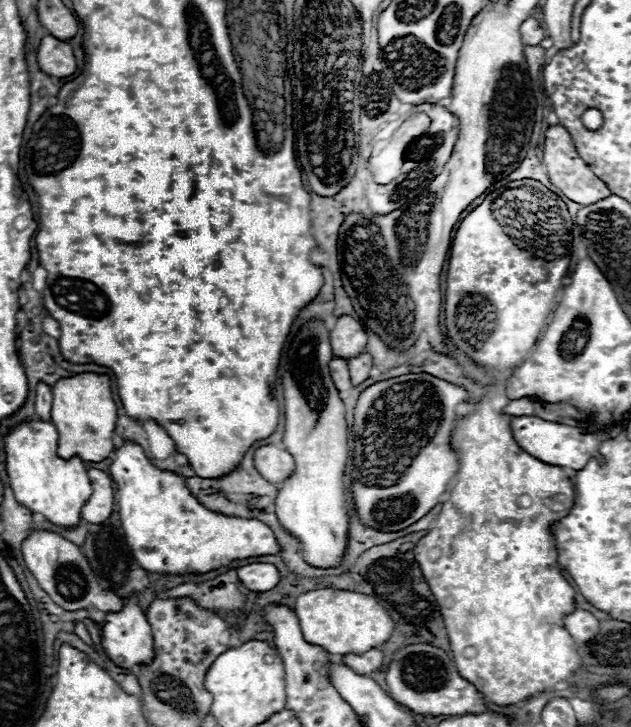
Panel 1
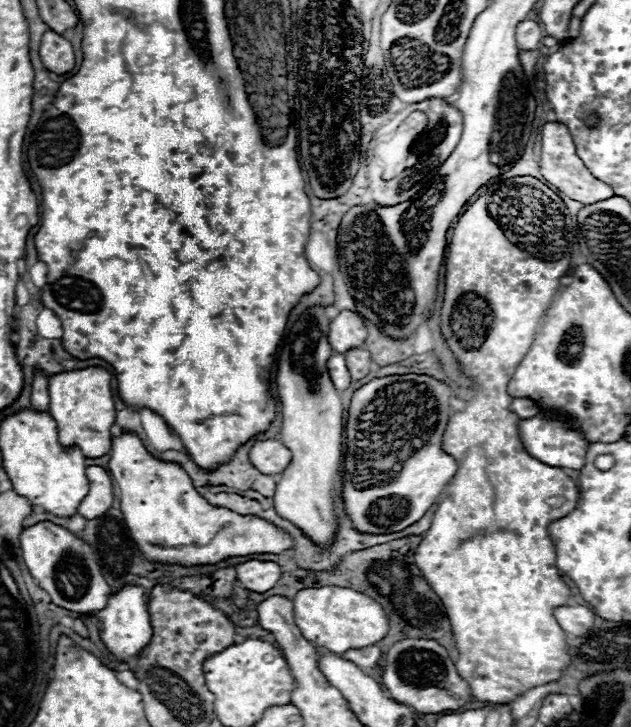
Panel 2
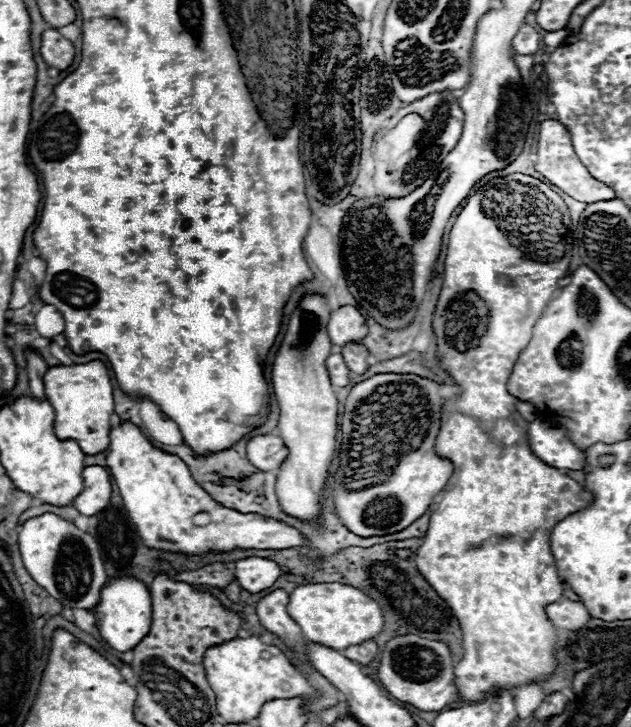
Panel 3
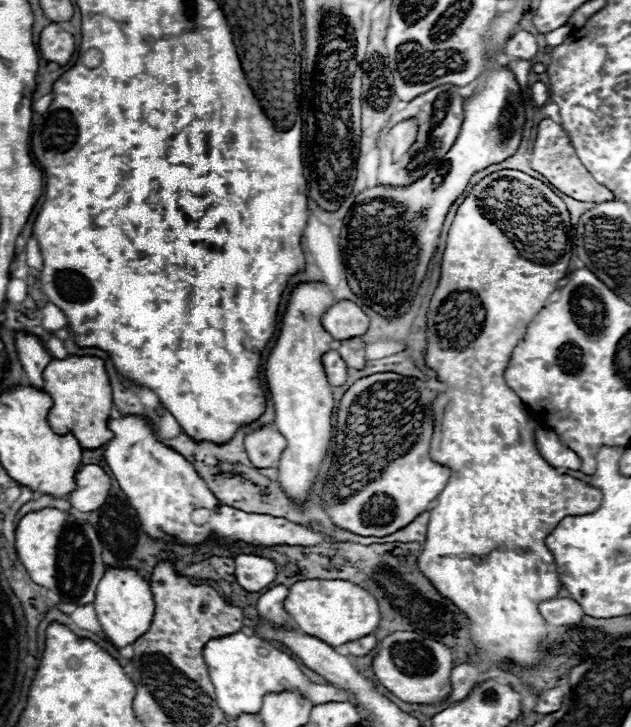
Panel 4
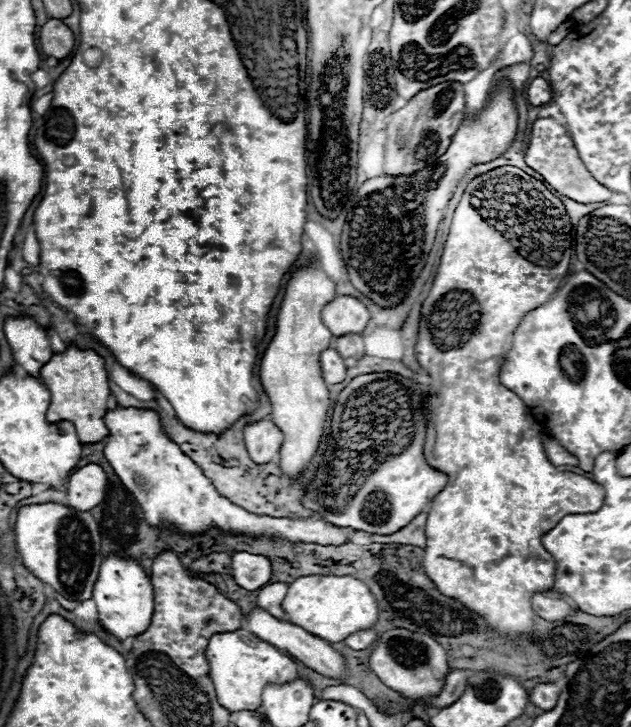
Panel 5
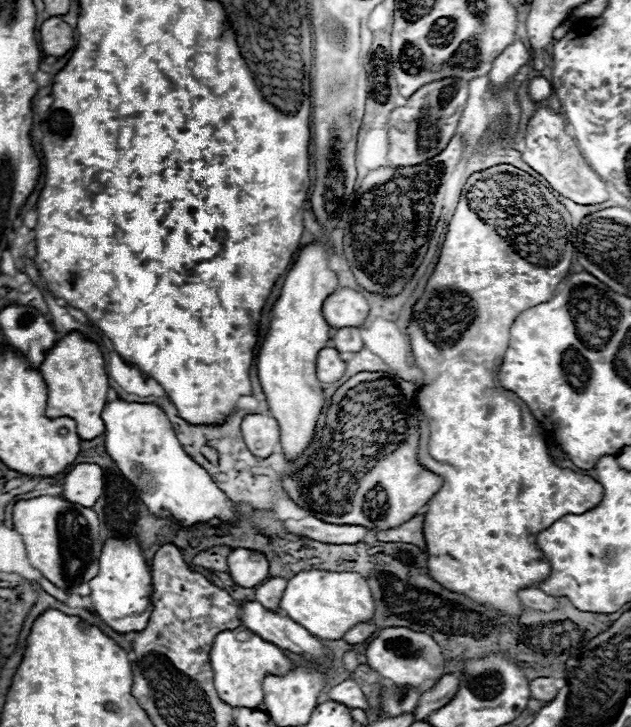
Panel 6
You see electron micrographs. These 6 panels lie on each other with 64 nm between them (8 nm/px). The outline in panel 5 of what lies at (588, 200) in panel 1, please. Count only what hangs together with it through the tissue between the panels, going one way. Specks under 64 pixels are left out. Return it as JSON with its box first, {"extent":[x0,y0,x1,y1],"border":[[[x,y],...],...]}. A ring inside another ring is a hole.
{"extent":[526,118,612,204],"border":[[[538,118],[532,126],[532,140],[526,152],[526,164],[534,168],[538,174],[544,176],[544,180],[560,194],[582,202],[582,204],[594,204],[594,202],[608,202],[612,192],[598,184],[594,176],[588,172],[588,168],[582,164],[578,150],[574,148],[574,142],[570,140],[566,128],[558,124],[552,118]]]}

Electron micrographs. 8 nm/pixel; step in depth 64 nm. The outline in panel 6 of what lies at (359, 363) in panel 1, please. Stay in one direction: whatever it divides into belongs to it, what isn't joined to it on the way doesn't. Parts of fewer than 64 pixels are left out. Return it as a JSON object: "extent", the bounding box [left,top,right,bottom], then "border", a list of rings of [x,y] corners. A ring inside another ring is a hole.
{"extent":[332,328,364,352],"border":[[[358,328],[336,330],[332,334],[332,342],[334,342],[334,348],[338,348],[338,352],[360,352],[364,346]]]}

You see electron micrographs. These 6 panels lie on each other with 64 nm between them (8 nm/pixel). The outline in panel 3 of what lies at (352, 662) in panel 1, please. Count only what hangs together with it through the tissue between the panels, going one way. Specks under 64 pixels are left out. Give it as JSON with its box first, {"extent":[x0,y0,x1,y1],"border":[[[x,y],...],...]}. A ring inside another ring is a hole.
{"extent":[344,640,378,664],"border":[[[368,640],[366,644],[344,650],[344,656],[350,660],[356,660],[358,664],[370,664],[376,658],[376,654],[378,654],[378,646],[374,640]]]}

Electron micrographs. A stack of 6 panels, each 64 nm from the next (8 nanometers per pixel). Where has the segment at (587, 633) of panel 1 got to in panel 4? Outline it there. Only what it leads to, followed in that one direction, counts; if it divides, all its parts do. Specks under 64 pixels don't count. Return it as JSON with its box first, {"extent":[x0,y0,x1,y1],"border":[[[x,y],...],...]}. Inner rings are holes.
{"extent":[538,598,584,626],"border":[[[554,598],[538,606],[544,620],[552,626],[578,626],[584,618],[584,610],[572,598]]]}

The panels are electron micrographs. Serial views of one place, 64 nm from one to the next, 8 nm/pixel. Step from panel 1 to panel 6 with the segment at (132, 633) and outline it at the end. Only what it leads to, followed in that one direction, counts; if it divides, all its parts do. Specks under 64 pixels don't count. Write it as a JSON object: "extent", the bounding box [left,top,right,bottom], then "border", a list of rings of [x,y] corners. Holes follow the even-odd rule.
{"extent":[90,540,152,634],"border":[[[108,540],[100,554],[98,576],[90,580],[90,598],[102,622],[120,634],[144,630],[152,612],[150,594],[152,576],[136,540]]]}

